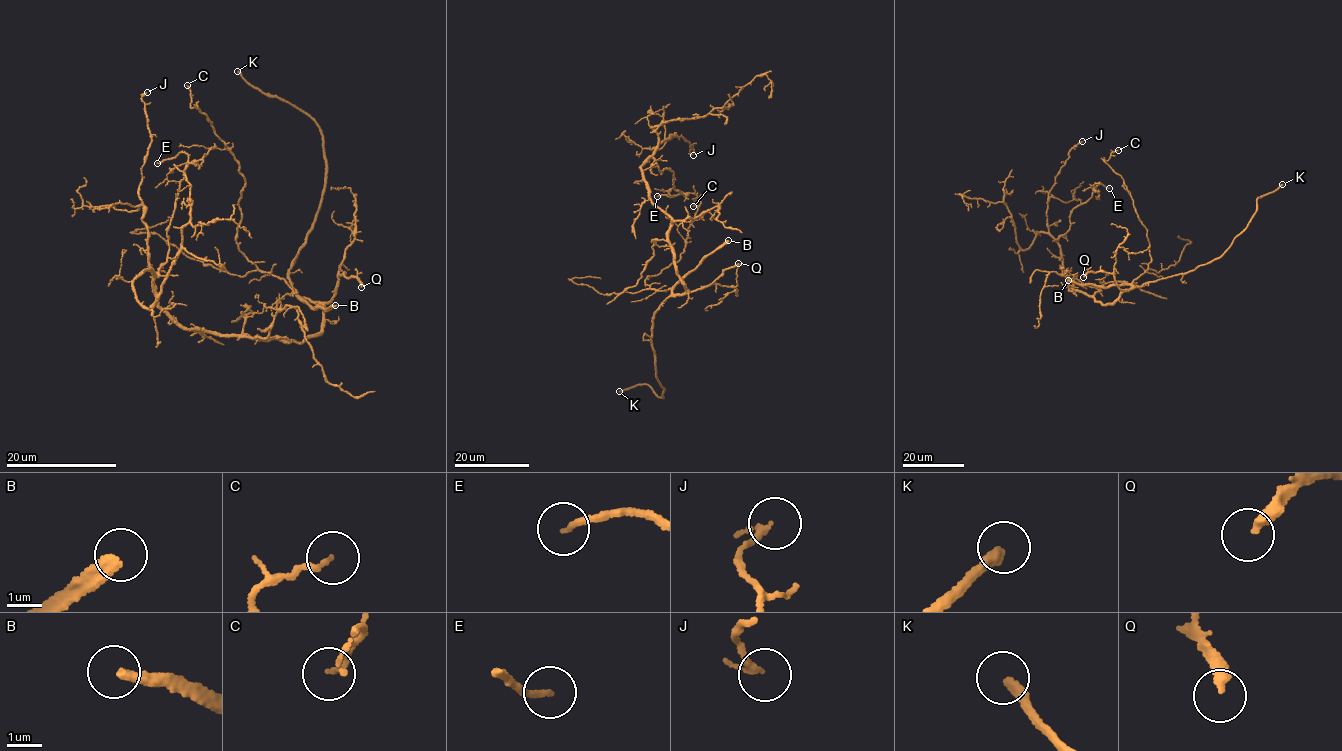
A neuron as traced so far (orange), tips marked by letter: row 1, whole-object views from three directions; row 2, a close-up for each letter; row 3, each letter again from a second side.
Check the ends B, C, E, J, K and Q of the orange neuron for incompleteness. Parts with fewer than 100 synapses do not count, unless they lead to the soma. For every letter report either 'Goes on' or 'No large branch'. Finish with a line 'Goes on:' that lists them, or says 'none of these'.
B: Goes on
C: No large branch
E: No large branch
J: No large branch
K: Goes on
Q: No large branch
Goes on: B, K

